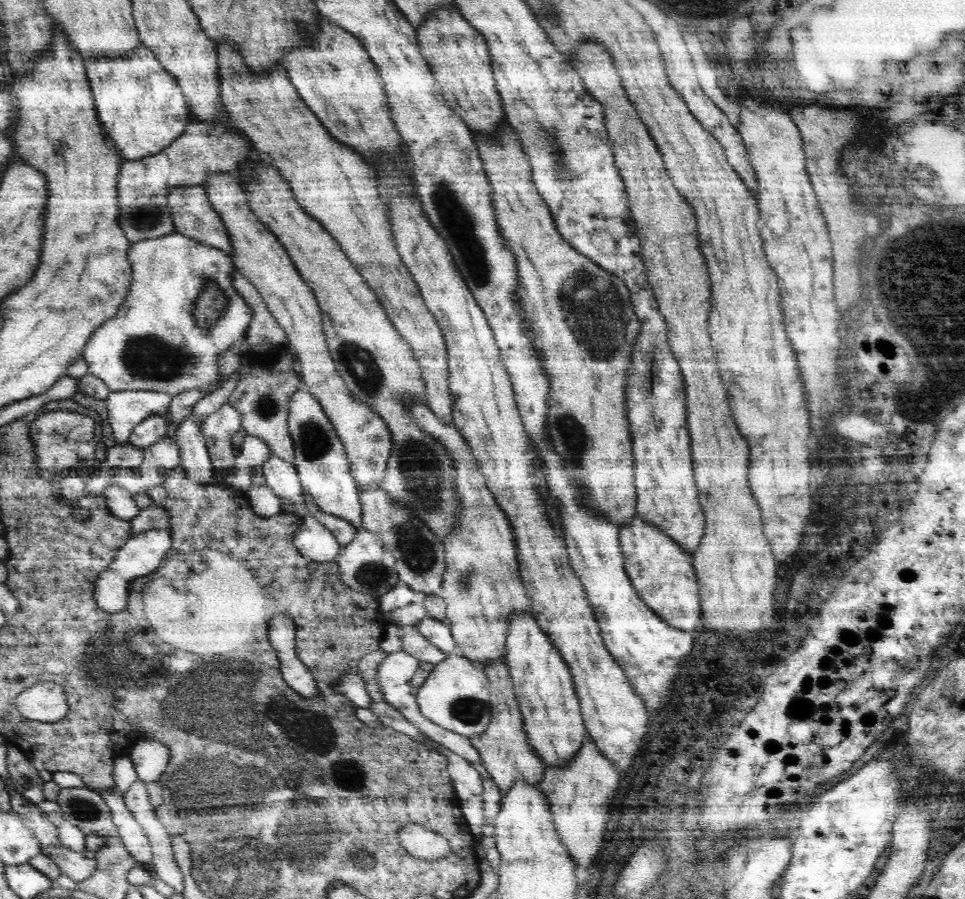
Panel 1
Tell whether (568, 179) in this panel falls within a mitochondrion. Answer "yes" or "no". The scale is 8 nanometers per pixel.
yes

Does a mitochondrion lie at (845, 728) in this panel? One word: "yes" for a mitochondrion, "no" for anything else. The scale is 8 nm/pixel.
no

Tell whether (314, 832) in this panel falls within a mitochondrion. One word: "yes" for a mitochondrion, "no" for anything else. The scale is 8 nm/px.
yes

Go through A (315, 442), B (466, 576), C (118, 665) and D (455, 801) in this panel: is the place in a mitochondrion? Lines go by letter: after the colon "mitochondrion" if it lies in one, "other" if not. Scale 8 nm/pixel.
A: mitochondrion
B: mitochondrion
C: mitochondrion
D: other

